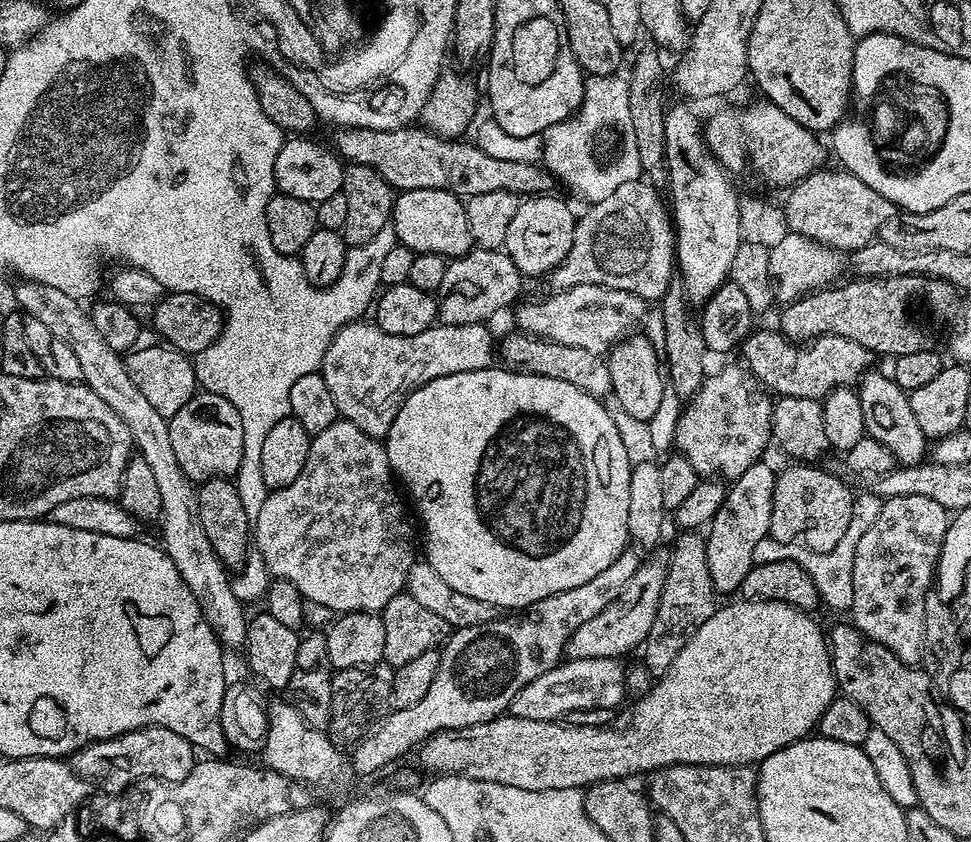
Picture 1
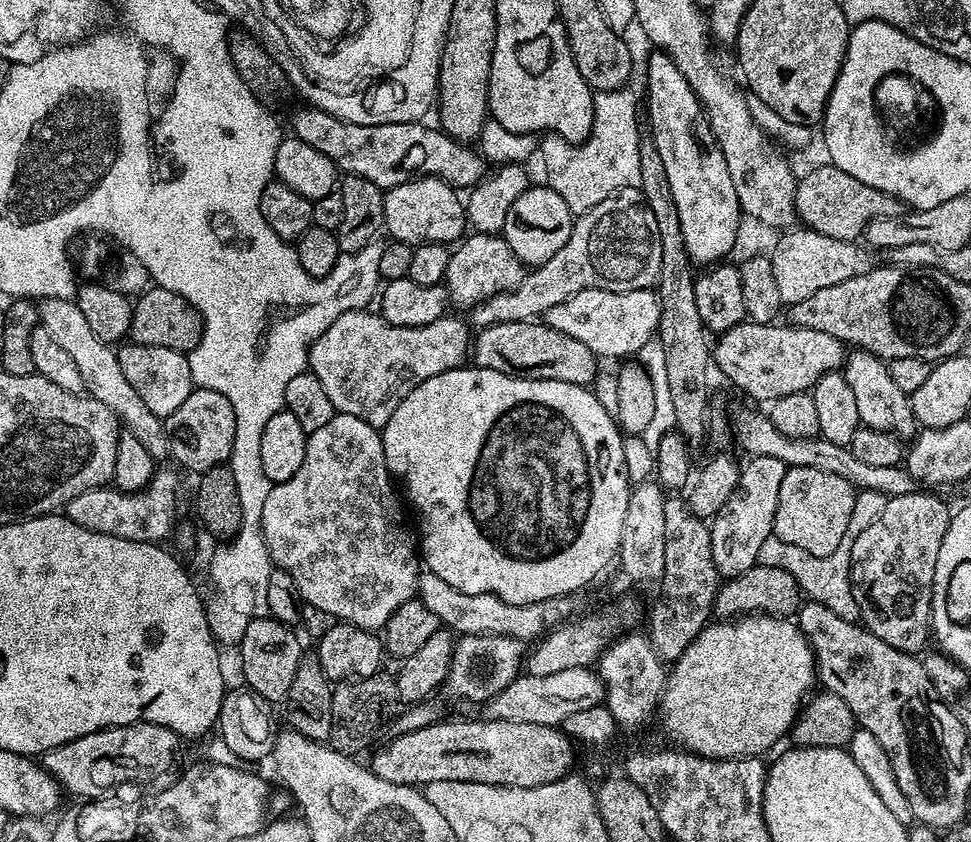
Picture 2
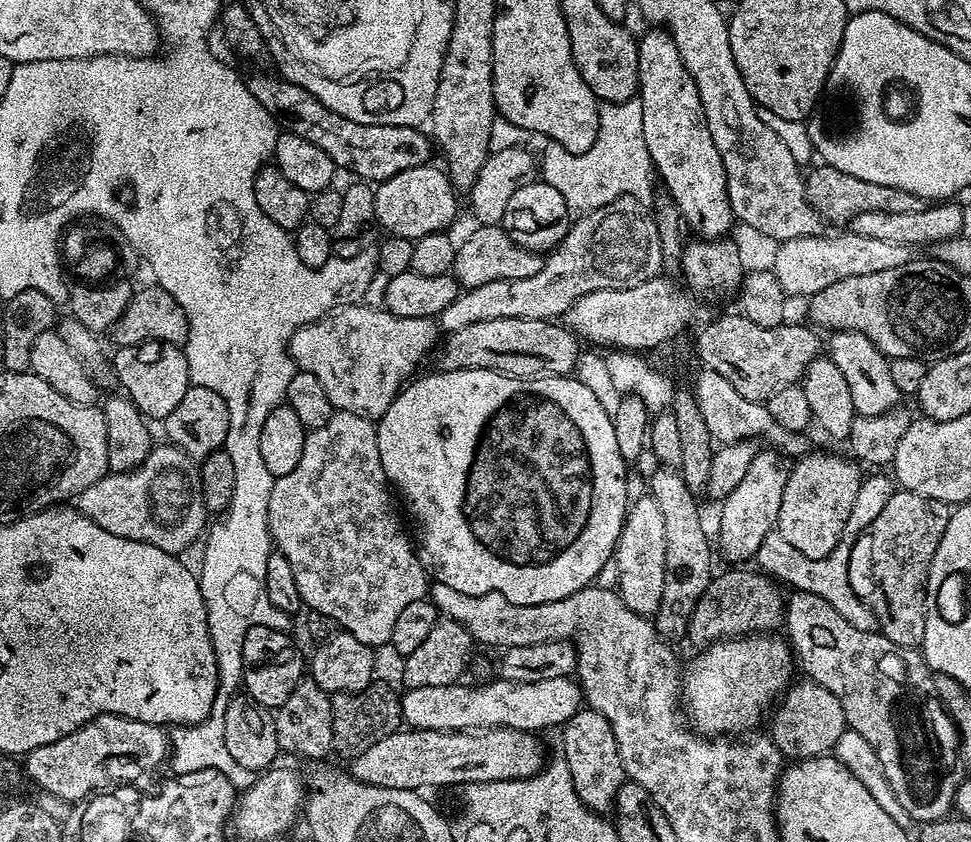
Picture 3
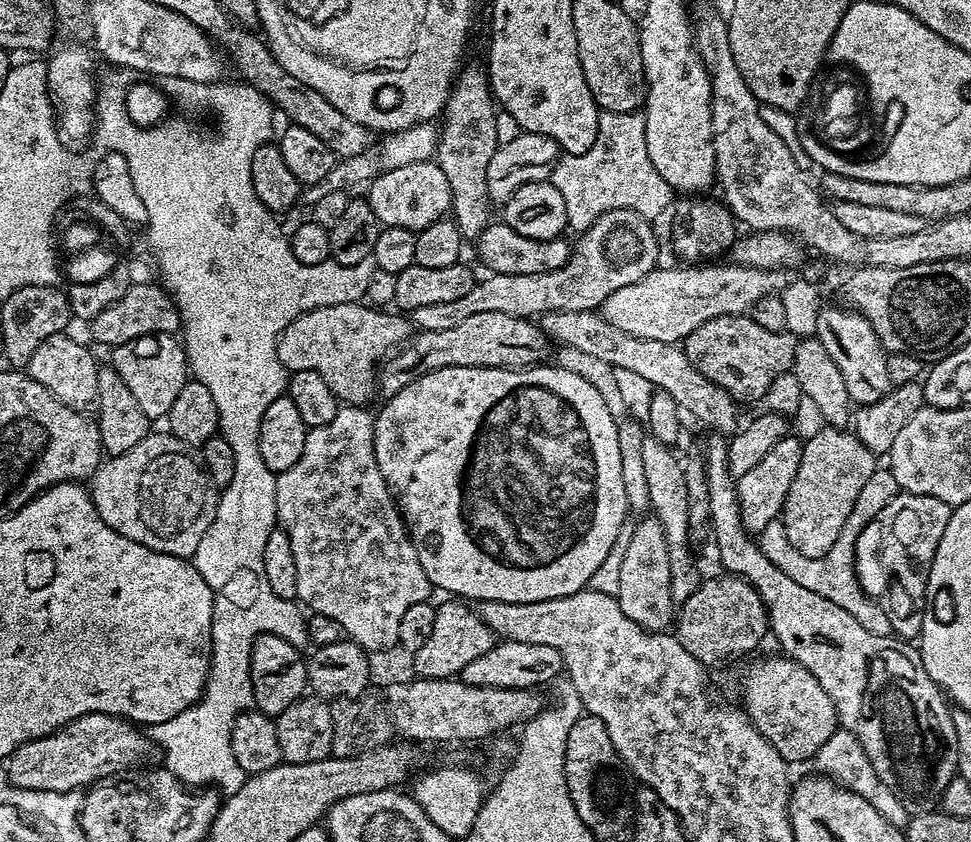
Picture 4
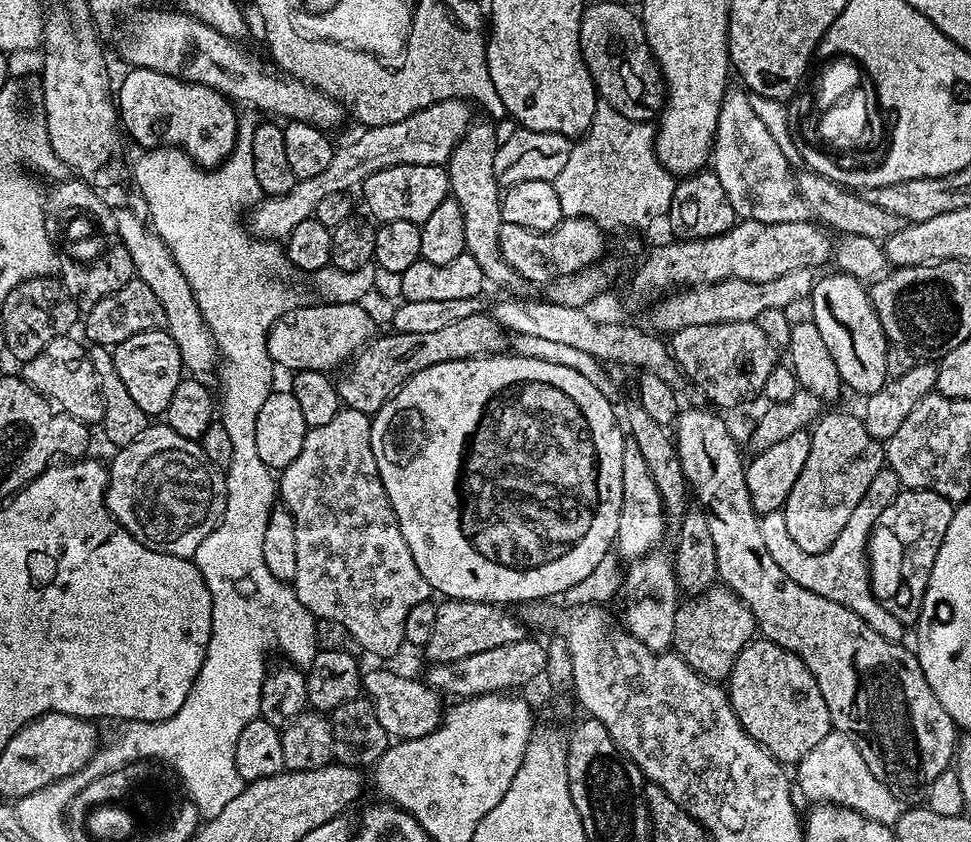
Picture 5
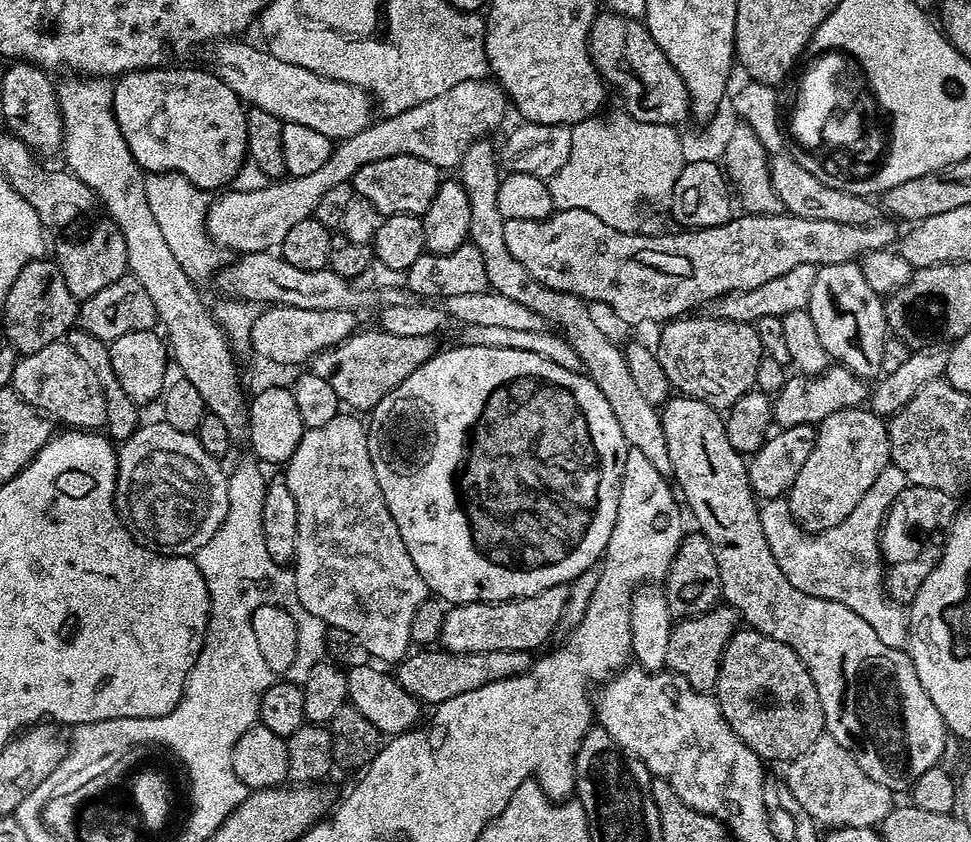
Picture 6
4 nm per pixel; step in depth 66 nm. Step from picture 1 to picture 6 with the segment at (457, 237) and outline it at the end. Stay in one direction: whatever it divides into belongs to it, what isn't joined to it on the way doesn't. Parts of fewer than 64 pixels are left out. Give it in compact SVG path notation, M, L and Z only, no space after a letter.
M395 156L362 166L362 170L352 176L350 183L359 199L361 196L362 199L369 200L384 216L410 214L423 217L430 202L434 202L434 194L441 179L441 169L435 168L430 162L413 156Z

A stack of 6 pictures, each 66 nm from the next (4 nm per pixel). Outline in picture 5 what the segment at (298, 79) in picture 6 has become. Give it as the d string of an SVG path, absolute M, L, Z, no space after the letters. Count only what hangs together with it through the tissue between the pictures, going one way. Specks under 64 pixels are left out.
M156 8L137 14L136 21L128 32L128 39L120 44L125 65L158 70L162 74L176 76L179 80L210 86L233 102L242 100L264 112L284 116L285 121L306 122L325 130L333 130L343 122L345 105L333 96L328 96L302 80L295 80L267 63L264 65L258 57L251 56L246 49L240 48L244 46L237 41L226 38L226 34L210 30L210 26L198 22L183 10L175 11L166 12L162 8Z

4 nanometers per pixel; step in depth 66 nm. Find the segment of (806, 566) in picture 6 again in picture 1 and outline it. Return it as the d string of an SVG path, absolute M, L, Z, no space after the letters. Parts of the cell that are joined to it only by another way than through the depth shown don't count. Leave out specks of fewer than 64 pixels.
M871 490L857 495L852 501L852 513L850 514L850 526L846 526L846 534L838 541L838 546L829 552L809 552L802 546L794 546L786 542L778 542L773 536L764 536L758 546L754 546L754 565L766 562L781 561L782 559L794 559L803 562L811 571L812 578L817 584L821 601L827 603L838 611L847 613L854 602L854 550L858 550L858 541L862 539L862 534L874 526L874 521L878 519L884 500Z

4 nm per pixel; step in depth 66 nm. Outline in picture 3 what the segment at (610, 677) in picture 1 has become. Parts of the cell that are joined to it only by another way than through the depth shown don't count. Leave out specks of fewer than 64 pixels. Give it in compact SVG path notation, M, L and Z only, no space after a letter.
M563 676L543 682L510 682L493 678L489 684L418 686L400 696L400 714L408 728L439 732L471 732L486 728L513 728L533 734L543 728L559 729L585 703L583 691L575 679Z

